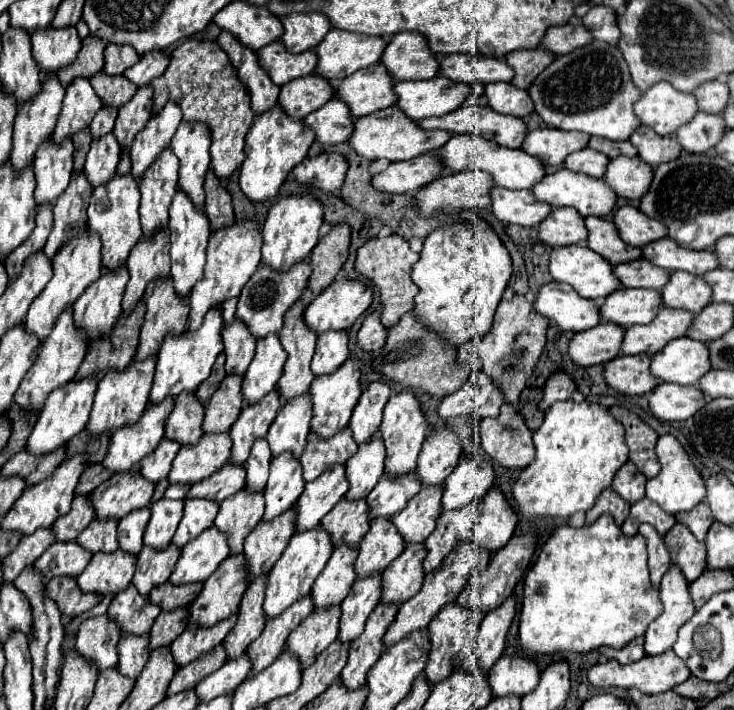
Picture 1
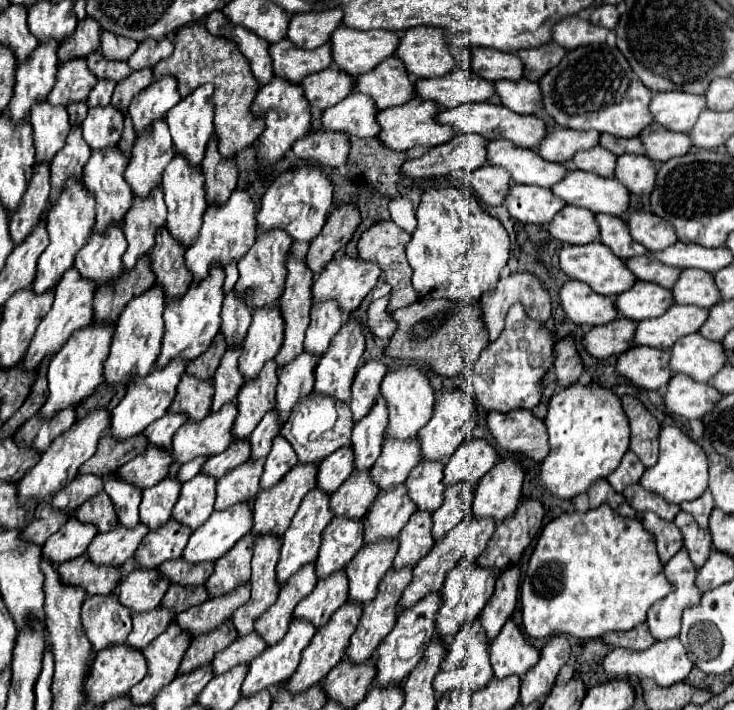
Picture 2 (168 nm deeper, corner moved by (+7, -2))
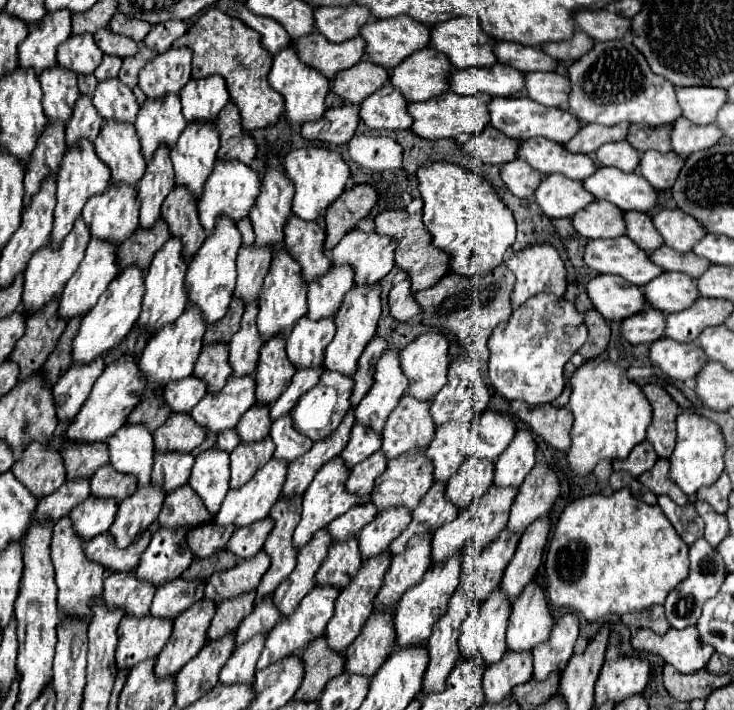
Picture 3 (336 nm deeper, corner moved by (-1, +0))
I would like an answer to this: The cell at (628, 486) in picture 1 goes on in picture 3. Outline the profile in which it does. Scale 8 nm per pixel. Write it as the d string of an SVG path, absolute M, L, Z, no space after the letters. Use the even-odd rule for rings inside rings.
M642 441L630 451L630 455L624 461L614 461L612 467L614 467L614 471L630 471L634 477L638 477L644 471L652 469L656 459L658 459L658 455L654 453L654 447L648 441Z

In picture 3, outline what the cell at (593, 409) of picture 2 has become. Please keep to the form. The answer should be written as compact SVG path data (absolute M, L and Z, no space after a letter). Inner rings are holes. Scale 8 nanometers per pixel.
M606 353L578 367L570 383L570 409L574 413L574 425L572 445L566 453L570 467L578 475L588 475L600 459L628 457L626 453L630 453L638 443L646 439L646 429L652 421L650 401L646 401L646 395L642 393L640 385L628 379L626 369L612 363Z

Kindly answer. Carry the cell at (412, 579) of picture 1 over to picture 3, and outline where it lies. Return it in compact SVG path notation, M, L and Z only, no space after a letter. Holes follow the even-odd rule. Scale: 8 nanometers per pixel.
M432 483L432 487L426 491L426 495L422 497L422 501L418 503L418 507L412 511L412 523L408 525L406 531L402 531L402 535L398 535L394 539L394 545L390 545L392 555L402 553L406 547L406 541L418 533L434 533L440 525L454 521L454 517L460 513L458 509L454 509L454 505L450 505L450 501L446 501L446 493L444 493L446 485L438 485Z

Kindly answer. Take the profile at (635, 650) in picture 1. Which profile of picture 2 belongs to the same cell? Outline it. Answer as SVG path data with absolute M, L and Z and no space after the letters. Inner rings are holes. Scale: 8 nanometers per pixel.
M636 625L634 629L626 631L626 633L608 633L602 637L606 645L614 645L614 647L626 647L626 649L634 649L634 651L644 651L648 649L654 639L648 635L646 625Z

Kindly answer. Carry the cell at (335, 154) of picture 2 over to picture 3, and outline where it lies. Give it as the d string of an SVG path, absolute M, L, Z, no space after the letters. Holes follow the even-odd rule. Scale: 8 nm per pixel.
M338 105L326 109L322 119L304 123L302 137L310 141L322 141L328 145L344 145L352 139L358 121L360 121L360 105Z

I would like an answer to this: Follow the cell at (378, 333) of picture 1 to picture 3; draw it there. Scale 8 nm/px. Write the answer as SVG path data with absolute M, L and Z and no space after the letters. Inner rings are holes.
M404 279L404 281L396 283L390 291L390 297L388 297L390 315L398 321L410 321L420 313L420 305L414 299L414 293L410 287L412 287L410 279Z

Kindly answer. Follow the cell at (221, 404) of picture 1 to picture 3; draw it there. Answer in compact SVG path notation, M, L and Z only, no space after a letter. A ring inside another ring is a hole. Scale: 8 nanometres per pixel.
M252 301L246 305L238 333L234 333L234 339L230 339L230 365L234 375L256 373L258 353L264 343L256 327L256 315L258 315L258 303Z

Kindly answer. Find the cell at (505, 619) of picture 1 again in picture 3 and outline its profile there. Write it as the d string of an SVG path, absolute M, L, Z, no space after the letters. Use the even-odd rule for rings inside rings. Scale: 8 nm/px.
M550 515L542 517L542 521L534 521L534 525L530 525L530 529L522 533L518 549L502 577L502 589L510 595L510 601L514 601L536 575L542 563L544 547L548 543L548 533L550 533Z

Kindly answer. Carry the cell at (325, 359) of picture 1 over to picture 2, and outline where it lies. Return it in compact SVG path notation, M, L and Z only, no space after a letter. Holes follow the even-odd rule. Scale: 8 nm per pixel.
M334 301L314 303L310 311L310 327L306 331L304 351L316 357L322 357L342 327L342 313Z

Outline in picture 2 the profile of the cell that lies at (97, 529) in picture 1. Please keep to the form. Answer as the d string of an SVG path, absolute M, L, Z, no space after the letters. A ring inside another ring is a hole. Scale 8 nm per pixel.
M104 491L98 493L96 497L92 497L90 501L86 501L82 507L78 507L78 511L76 511L74 517L80 523L94 525L98 529L98 533L112 531L118 525L112 501L110 501L110 497Z

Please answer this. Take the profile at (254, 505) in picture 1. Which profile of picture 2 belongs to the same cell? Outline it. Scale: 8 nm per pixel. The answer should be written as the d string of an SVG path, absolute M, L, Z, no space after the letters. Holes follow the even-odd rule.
M264 459L242 463L240 467L228 471L218 481L216 495L216 511L226 511L236 503L252 503L258 495L258 483L262 477Z

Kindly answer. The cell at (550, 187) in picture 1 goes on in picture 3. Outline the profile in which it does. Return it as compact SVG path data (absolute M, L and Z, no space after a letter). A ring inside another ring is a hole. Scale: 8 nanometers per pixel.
M600 167L584 179L584 187L596 199L606 199L622 211L650 211L658 205L656 189L650 189L638 173L624 173L616 167Z

